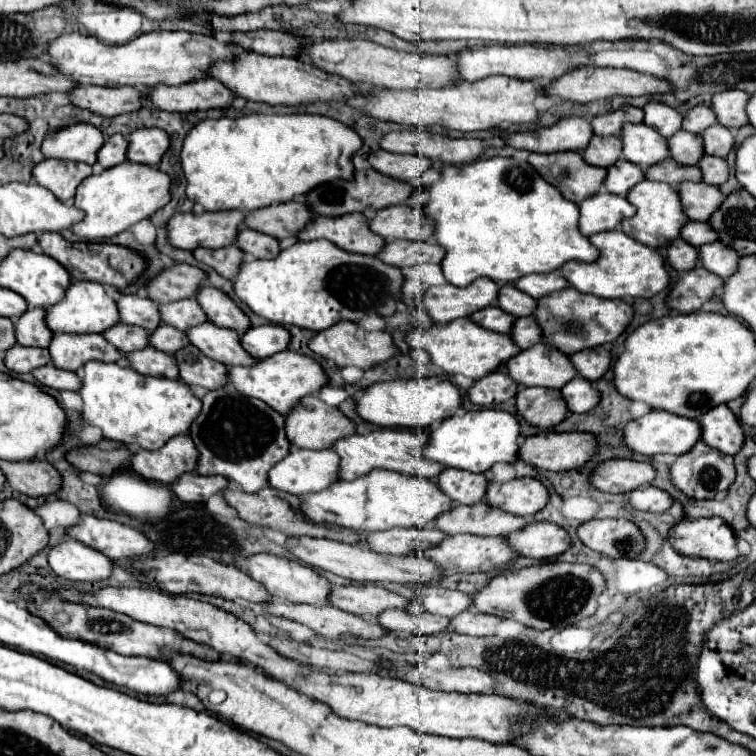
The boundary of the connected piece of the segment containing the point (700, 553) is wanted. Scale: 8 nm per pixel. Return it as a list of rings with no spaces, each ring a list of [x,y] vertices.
[[[717,517],[683,519],[671,531],[669,541],[679,553],[709,561],[733,561],[739,557],[733,529]]]

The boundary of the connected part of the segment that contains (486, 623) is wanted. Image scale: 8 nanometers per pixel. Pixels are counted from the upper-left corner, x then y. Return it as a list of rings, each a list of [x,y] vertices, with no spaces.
[[[475,609],[463,611],[451,619],[453,631],[465,633],[471,637],[491,637],[491,635],[495,635],[495,629],[499,623],[501,623],[501,617],[479,613]]]

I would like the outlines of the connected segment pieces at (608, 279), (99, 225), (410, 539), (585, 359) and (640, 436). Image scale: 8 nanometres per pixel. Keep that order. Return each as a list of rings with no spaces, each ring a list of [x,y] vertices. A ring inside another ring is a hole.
[[[621,229],[615,231],[605,231],[605,233],[597,233],[593,237],[589,237],[591,243],[601,251],[601,259],[593,261],[593,263],[579,263],[579,261],[569,261],[561,267],[563,277],[581,293],[591,293],[595,297],[603,297],[603,299],[621,299],[625,295],[629,297],[643,297],[643,299],[651,299],[657,293],[661,293],[667,285],[669,285],[669,273],[665,271],[665,259],[659,251],[635,241],[633,237],[625,235]]]
[[[131,161],[105,169],[101,175],[91,175],[77,187],[75,207],[85,211],[85,219],[73,225],[71,231],[79,235],[81,241],[111,239],[117,233],[127,231],[137,221],[143,221],[161,207],[165,207],[171,201],[169,187],[171,187],[171,177],[167,173],[159,171],[157,167]]]
[[[435,527],[427,529],[389,529],[389,531],[375,531],[371,535],[365,533],[365,543],[369,549],[377,553],[389,555],[409,555],[413,551],[427,551],[429,547],[441,543],[447,535]]]
[[[605,347],[583,349],[583,351],[575,353],[575,355],[571,355],[571,361],[573,361],[573,365],[575,365],[575,369],[579,371],[581,377],[585,377],[585,379],[595,383],[609,369],[611,353]]]
[[[651,411],[625,427],[625,443],[629,449],[641,455],[659,455],[659,453],[673,453],[683,455],[701,439],[701,425],[695,419],[681,419],[681,415],[665,413],[665,411]]]

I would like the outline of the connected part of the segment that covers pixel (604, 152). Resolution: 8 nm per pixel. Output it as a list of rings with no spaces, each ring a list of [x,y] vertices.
[[[595,135],[587,149],[581,151],[583,159],[597,167],[611,167],[621,157],[621,139],[619,137],[599,137]]]

